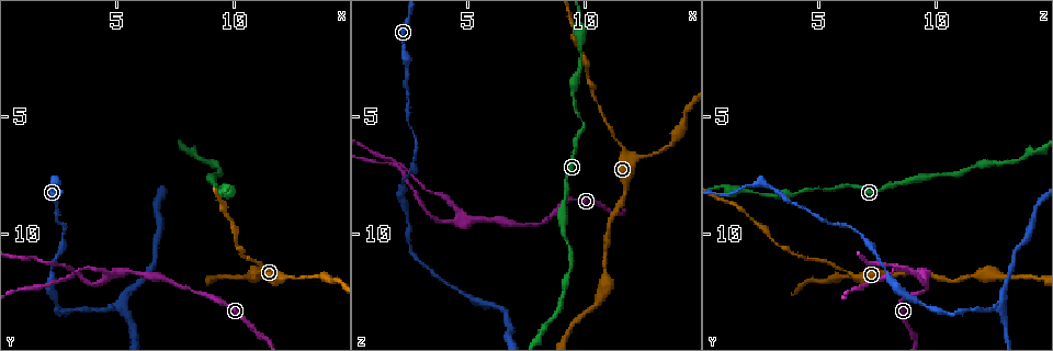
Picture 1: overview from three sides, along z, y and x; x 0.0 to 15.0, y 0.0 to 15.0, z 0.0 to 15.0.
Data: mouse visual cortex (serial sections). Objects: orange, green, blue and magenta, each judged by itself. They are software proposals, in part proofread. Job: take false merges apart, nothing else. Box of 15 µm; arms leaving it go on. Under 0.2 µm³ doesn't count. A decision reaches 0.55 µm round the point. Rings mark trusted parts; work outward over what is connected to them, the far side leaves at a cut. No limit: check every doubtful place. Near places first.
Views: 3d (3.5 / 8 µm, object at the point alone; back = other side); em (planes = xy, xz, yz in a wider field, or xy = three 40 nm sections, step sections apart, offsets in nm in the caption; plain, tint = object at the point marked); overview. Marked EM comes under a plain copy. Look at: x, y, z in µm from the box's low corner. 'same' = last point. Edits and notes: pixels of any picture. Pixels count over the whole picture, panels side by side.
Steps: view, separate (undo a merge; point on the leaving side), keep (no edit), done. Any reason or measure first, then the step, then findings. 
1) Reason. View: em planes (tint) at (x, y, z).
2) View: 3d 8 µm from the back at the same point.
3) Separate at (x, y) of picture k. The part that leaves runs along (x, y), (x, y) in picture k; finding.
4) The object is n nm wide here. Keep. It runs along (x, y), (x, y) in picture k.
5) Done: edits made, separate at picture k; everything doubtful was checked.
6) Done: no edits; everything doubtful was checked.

View: 3d 3.5 µm at (11.6, 11.7, 6.3).

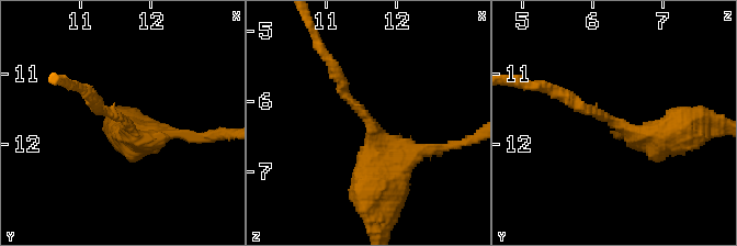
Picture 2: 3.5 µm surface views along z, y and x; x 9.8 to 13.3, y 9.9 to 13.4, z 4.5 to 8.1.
View: em xy step 3 (tint) at (11.65, 11.70, 6.25).

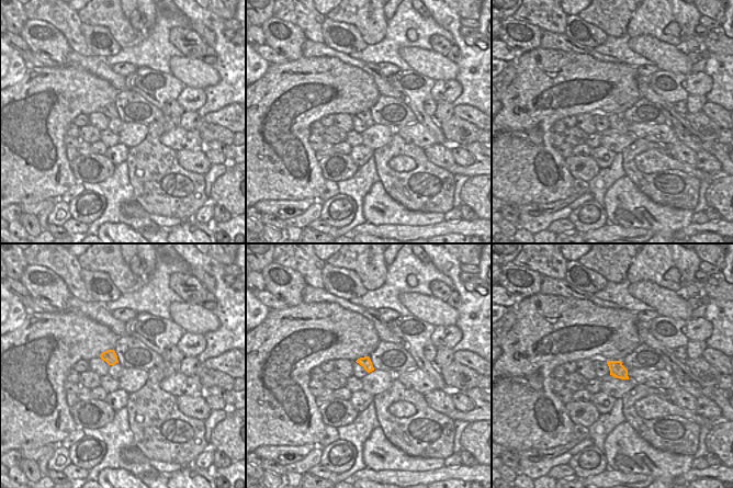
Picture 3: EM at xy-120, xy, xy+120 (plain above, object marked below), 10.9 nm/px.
Cut it another way. View: em xy step 5 (tint) at the same point.

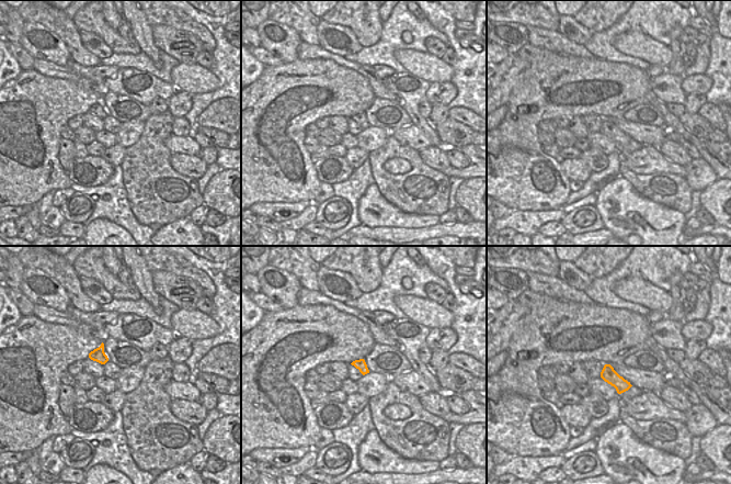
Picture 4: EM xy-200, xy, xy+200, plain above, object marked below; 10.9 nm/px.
The arms are 150, 500 nm wide. Keep. It runs along (371, 187), (377, 136), (333, 69) in picture 2; continuous, no second cell.

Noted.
Two arms in line, one across. View: 3d 8 µm at (4.8, 13.2, 12.5).

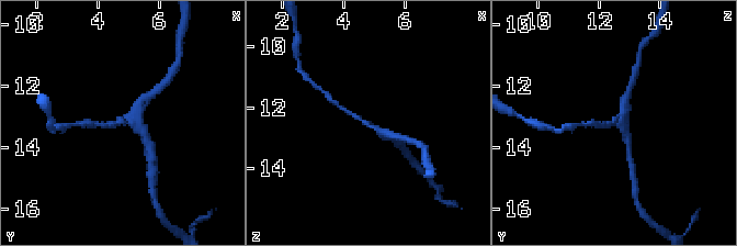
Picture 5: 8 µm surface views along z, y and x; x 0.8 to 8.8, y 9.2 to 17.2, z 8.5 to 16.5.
3 arms meet here; the arms are 150, 250, 300 nm wide; shape alone is not enough. View: em xy step 5 (tint) at (4.8, 13.1, 12.6).

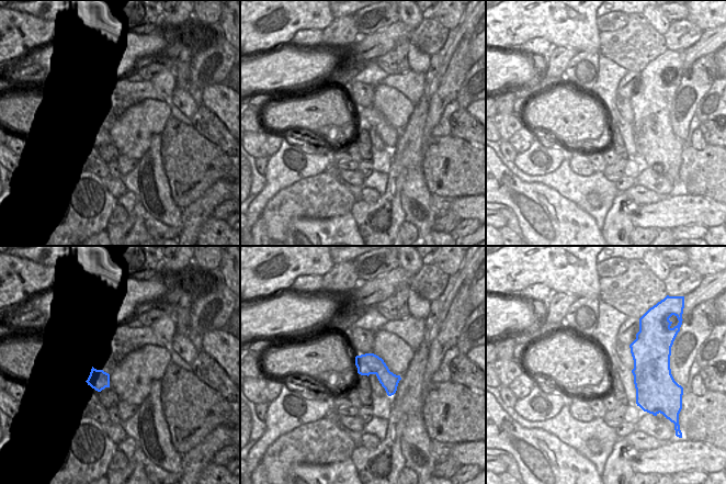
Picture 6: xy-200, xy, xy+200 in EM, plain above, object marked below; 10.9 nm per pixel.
Keep. It runs along (342, 108), (377, 131), (390, 136) in picture 5; all the same cell.

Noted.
View: 3d 8 µm at (4.8, 11.6, 9.4).

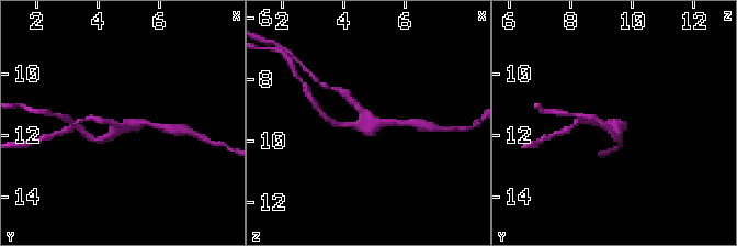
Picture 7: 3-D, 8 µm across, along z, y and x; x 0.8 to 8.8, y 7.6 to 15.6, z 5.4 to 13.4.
View: 3d 3.5 µm at (4.8, 11.7, 9.5).

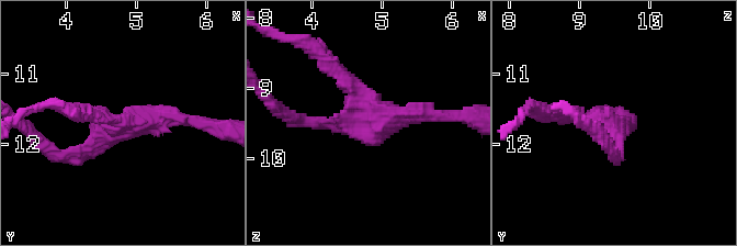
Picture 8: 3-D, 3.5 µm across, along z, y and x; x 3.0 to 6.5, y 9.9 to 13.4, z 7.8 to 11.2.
3 arms meet here; the arms are 150, 200, 200 nm wide. Keep. It runs along (191, 122), (134, 119), (57, 152) in picture 8; one cell here.

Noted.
Done: no edits; everything doubtful was checked.

